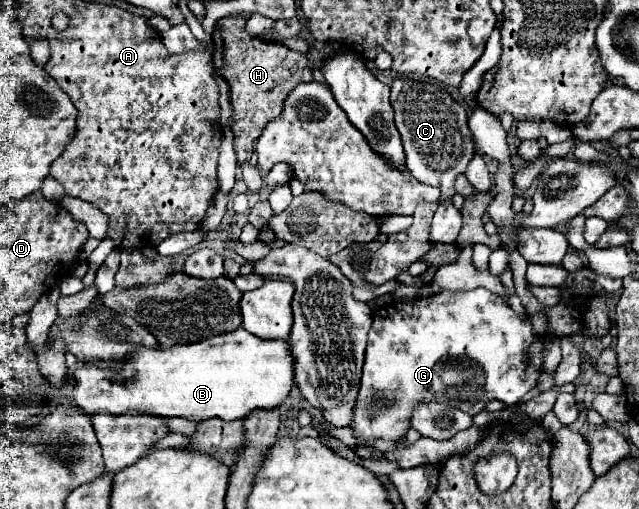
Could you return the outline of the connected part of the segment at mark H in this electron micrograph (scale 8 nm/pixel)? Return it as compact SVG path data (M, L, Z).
M227 16L217 22L213 32L215 52L213 66L221 78L227 80L231 92L231 108L233 108L233 132L235 132L235 154L237 164L241 166L251 158L253 142L259 138L265 124L277 118L283 110L283 102L297 84L313 80L311 66L305 54L295 52L283 44L261 42L255 36L245 34L245 20L249 16Z

